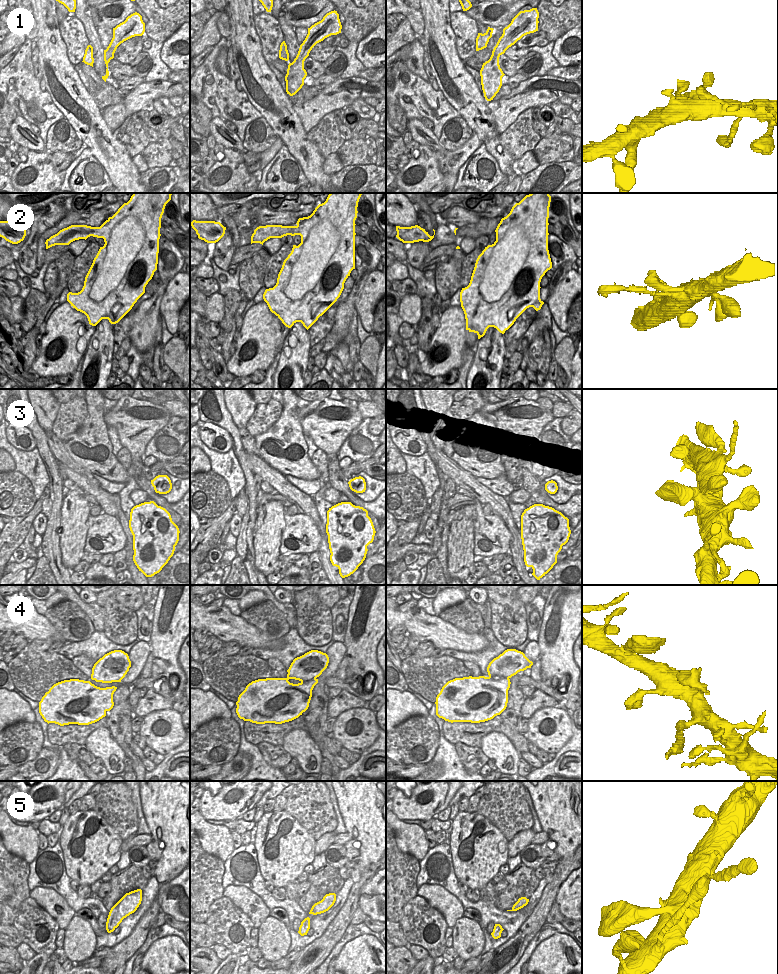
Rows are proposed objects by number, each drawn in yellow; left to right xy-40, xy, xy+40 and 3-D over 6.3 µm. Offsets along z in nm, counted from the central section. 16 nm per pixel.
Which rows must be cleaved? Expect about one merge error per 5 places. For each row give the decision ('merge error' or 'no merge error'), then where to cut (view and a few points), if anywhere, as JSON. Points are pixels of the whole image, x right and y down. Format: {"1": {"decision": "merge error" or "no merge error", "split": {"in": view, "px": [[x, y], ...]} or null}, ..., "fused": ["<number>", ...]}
{"1": {"decision": "no merge error", "split": null}, "2": {"decision": "no merge error", "split": null}, "3": {"decision": "no merge error", "split": null}, "4": {"decision": "no merge error", "split": null}, "5": {"decision": "no merge error", "split": null}, "fused": []}

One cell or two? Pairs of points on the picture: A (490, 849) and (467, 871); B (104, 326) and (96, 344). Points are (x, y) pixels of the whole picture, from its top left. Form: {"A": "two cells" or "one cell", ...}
{"A": "one cell", "B": "one cell"}

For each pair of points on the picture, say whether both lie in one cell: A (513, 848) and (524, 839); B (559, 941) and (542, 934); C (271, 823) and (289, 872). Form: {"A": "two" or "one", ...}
{"A": "one", "B": "two", "C": "one"}

